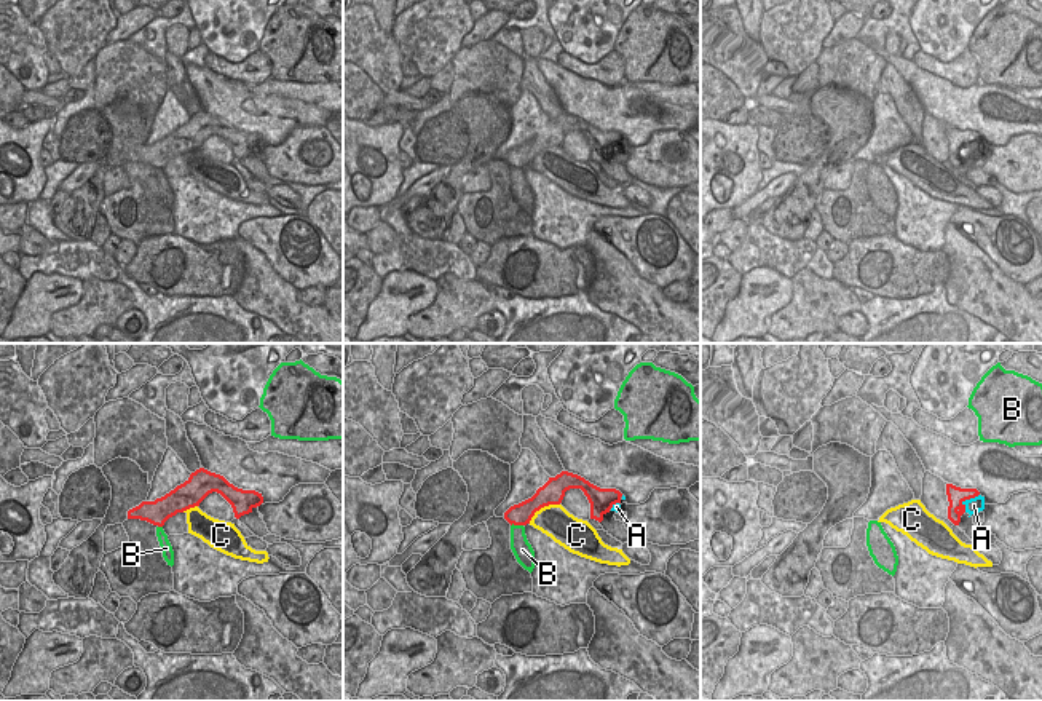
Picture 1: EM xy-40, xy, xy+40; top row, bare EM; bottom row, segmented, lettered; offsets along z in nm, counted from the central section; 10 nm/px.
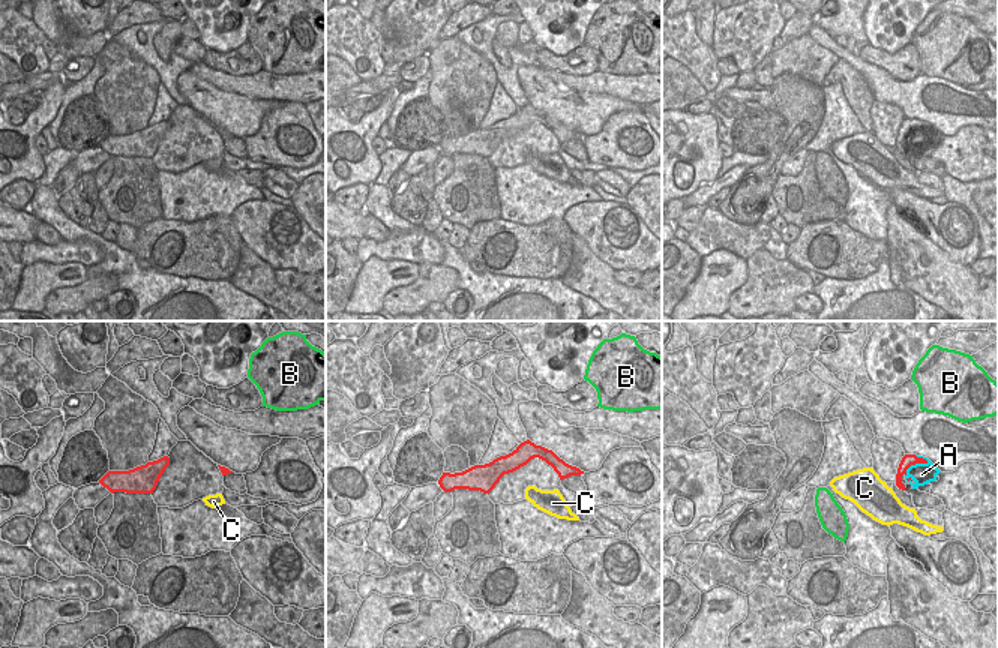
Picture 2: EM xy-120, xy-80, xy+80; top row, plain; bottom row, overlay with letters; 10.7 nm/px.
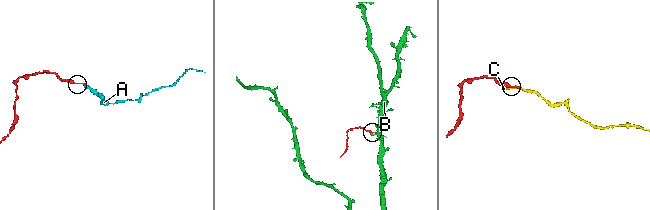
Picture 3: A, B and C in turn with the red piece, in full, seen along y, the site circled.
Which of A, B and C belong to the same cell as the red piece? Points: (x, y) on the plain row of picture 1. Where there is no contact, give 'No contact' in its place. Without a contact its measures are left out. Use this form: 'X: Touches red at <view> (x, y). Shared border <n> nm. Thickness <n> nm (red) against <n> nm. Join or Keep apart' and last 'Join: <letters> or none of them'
A: Touches red at xy+40 (966, 141). Shared border 240 nm. Thickness 180 nm (red) against 160 nm. Join
B: Touches red at xy (516, 166). Shared border 130 nm. Thickness 220 nm (red) against 190 nm. Keep apart
C: Touches red at xy (541, 149). Shared border 380 nm. Thickness 240 nm (red) against 320 nm. Keep apart
Join: A

